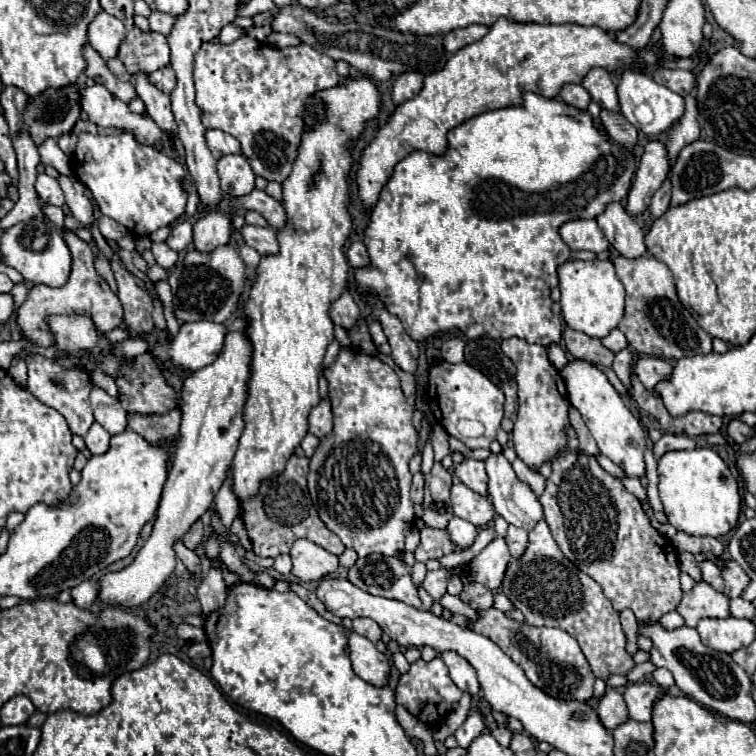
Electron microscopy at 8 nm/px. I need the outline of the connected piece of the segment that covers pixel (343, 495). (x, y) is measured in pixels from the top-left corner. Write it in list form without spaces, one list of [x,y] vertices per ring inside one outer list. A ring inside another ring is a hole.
[[[342,348],[334,364],[324,368],[324,378],[328,380],[334,430],[330,436],[320,440],[318,450],[310,458],[308,490],[312,504],[318,510],[320,520],[342,540],[346,548],[356,550],[360,558],[370,554],[396,556],[400,550],[404,550],[404,536],[414,522],[414,508],[410,500],[412,474],[408,470],[410,458],[418,452],[418,432],[412,426],[414,408],[406,402],[396,372],[388,364],[360,350]],[[380,450],[394,468],[394,474],[384,474],[384,458],[380,458]]]

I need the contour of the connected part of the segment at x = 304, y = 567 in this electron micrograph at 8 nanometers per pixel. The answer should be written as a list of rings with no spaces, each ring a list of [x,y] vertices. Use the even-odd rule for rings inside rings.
[[[296,540],[292,550],[292,574],[302,582],[322,580],[338,570],[338,556],[310,540]]]

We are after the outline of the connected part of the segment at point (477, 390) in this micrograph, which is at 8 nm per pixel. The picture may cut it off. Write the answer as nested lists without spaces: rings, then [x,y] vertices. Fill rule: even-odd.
[[[438,362],[430,368],[430,410],[440,422],[440,426],[450,434],[460,438],[468,448],[490,448],[490,442],[496,438],[496,432],[500,428],[500,422],[504,418],[502,402],[504,394],[498,386],[494,386],[486,376],[482,376],[478,370],[470,368],[466,362],[462,364],[446,364]],[[470,420],[480,422],[484,426],[484,434],[478,438],[462,438],[458,432],[458,422]]]

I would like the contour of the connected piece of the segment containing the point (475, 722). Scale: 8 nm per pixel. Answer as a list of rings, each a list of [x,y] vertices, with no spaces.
[[[472,710],[472,712],[468,714],[468,718],[464,720],[464,724],[454,732],[454,736],[456,736],[456,740],[458,740],[458,746],[466,748],[466,744],[470,744],[476,736],[480,736],[484,728],[486,728],[484,716],[482,716],[478,710]]]

